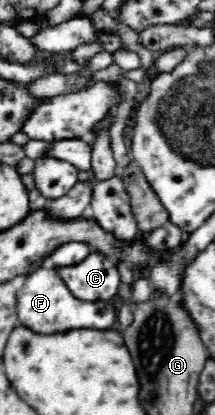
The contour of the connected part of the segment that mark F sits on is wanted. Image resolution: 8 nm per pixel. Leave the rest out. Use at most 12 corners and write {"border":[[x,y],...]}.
{"border":[[54,269],[24,277],[19,321],[34,333],[108,329],[111,301],[78,301]]}

